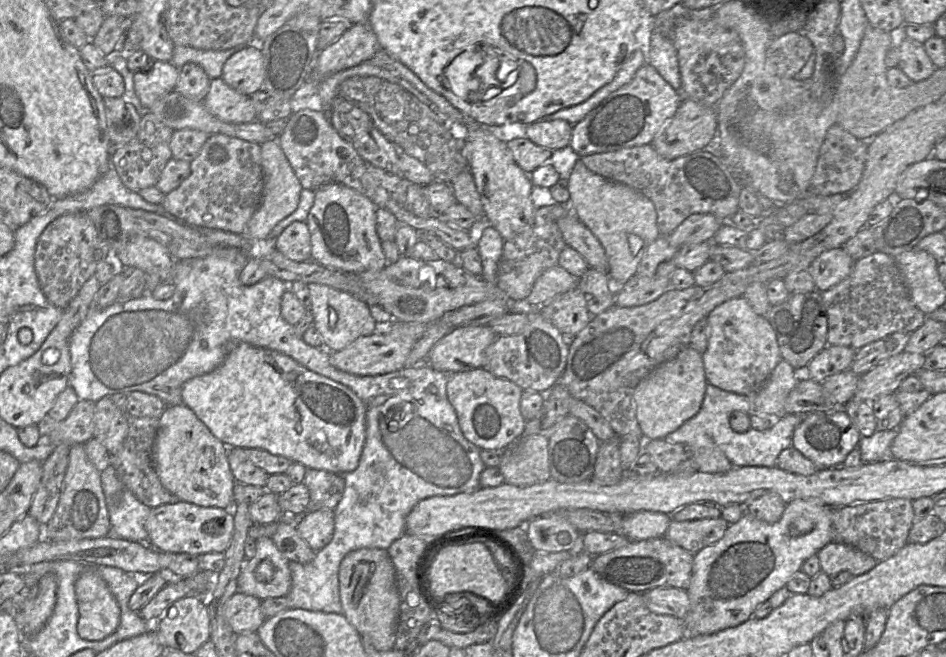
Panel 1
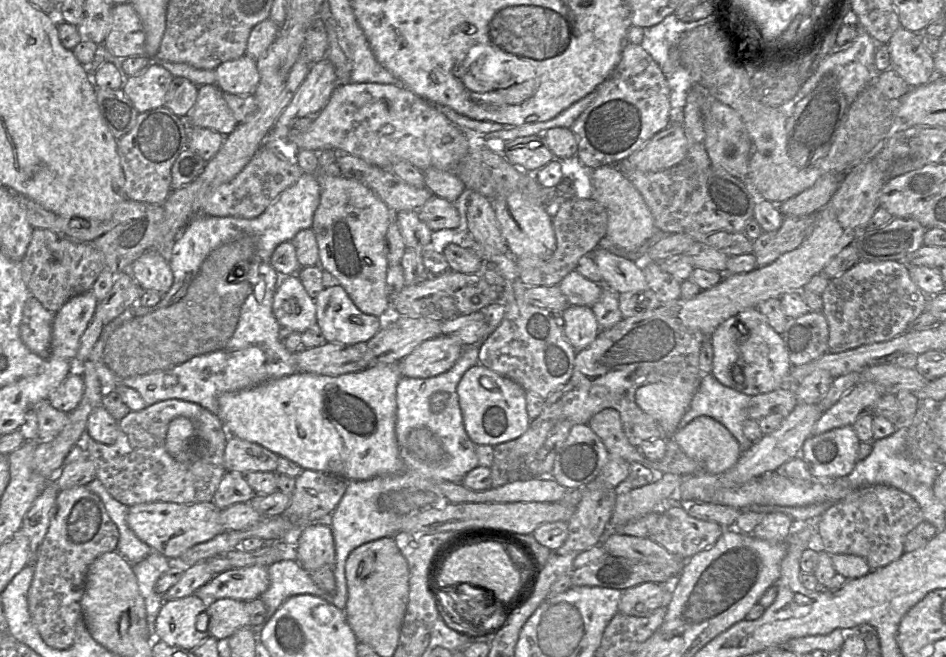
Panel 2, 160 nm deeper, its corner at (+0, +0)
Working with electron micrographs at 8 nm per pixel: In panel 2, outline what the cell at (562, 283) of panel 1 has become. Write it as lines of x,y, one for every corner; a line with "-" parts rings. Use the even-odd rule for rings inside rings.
571,271
558,284
570,305
592,307
599,299
603,285
592,282
579,272

